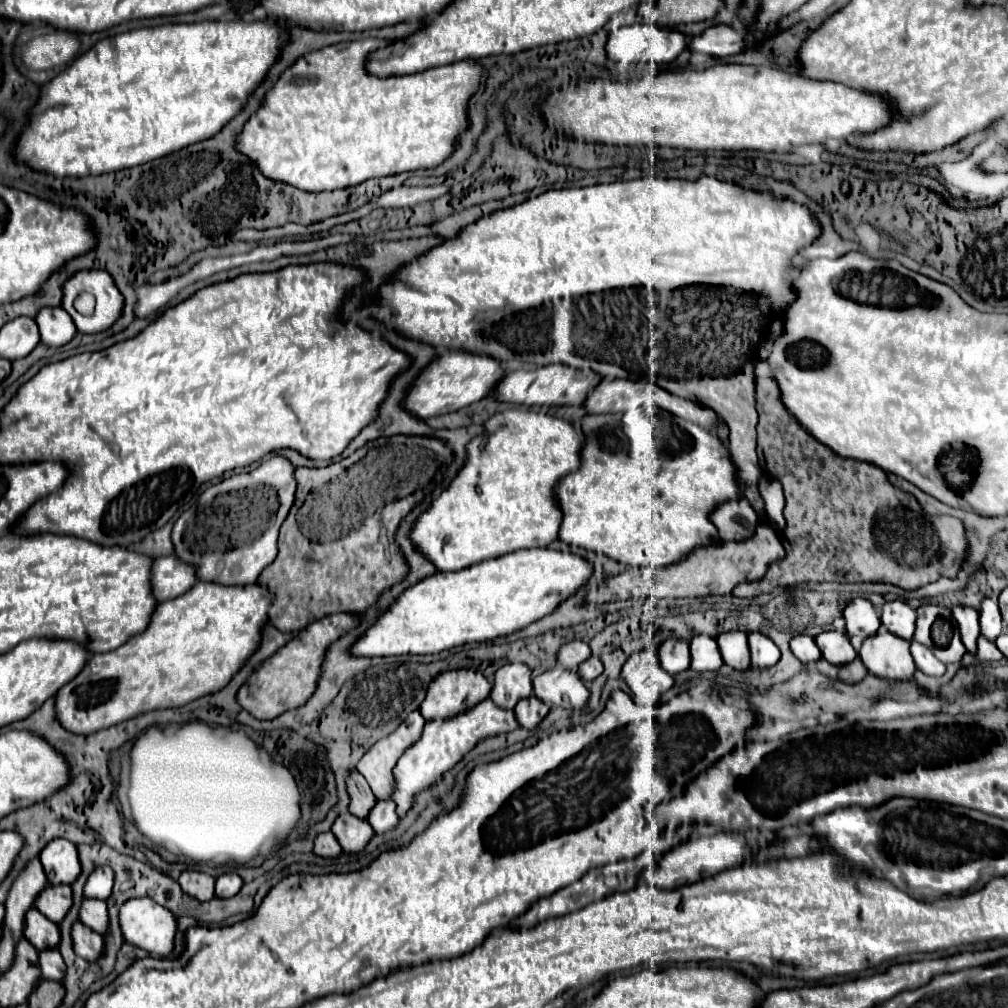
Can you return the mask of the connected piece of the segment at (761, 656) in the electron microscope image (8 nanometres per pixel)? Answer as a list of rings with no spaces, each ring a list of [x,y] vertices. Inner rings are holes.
[[[750,633],[750,655],[752,655],[752,667],[770,667],[776,665],[780,659],[780,649],[774,645],[774,641],[762,633]]]

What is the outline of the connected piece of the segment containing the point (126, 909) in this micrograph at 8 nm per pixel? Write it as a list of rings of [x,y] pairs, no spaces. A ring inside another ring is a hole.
[[[128,899],[120,907],[122,937],[156,957],[166,957],[174,947],[176,919],[152,899]]]

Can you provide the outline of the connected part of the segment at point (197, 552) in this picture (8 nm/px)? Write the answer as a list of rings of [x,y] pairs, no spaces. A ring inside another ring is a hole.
[[[272,457],[250,473],[208,487],[198,505],[184,511],[172,529],[174,555],[194,567],[198,581],[250,585],[276,559],[278,529],[294,503],[294,469],[284,457]],[[236,567],[236,571],[232,571]]]

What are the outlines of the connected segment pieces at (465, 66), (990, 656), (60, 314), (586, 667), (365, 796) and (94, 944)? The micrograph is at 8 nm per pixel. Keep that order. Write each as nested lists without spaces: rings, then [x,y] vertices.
[[[362,39],[362,41],[336,43],[336,45],[324,47],[320,51],[306,53],[292,67],[288,67],[278,77],[278,81],[272,85],[272,89],[264,95],[262,107],[244,123],[242,133],[236,139],[238,141],[236,149],[242,151],[242,155],[246,155],[260,169],[260,173],[266,179],[288,183],[288,185],[292,185],[296,189],[302,189],[302,191],[334,191],[334,189],[352,187],[352,185],[358,185],[358,183],[364,183],[364,181],[376,179],[376,177],[388,177],[388,175],[396,175],[396,173],[404,173],[404,171],[414,171],[414,169],[440,165],[454,151],[456,137],[458,137],[460,129],[466,127],[468,101],[470,101],[472,93],[480,89],[480,81],[484,77],[484,69],[476,61],[458,61],[458,63],[452,63],[452,65],[442,65],[442,67],[434,67],[434,69],[428,69],[424,73],[412,73],[412,75],[398,75],[398,77],[386,77],[386,79],[368,75],[366,69],[364,69],[366,55],[370,51],[376,51],[376,49],[384,47],[384,45],[388,45],[388,43],[390,41],[382,41],[382,39]]]
[[[980,635],[980,637],[978,637],[976,657],[978,657],[980,661],[1000,661],[1004,655],[998,651],[998,647],[996,647],[992,641],[988,641],[984,635]]]
[[[42,307],[34,321],[40,329],[40,343],[48,347],[62,347],[76,335],[74,321],[62,307]]]
[[[590,657],[588,661],[580,663],[580,667],[578,667],[580,677],[582,677],[584,681],[592,681],[592,679],[596,679],[596,677],[600,675],[600,671],[602,671],[602,669],[598,669],[598,667],[596,667],[598,663],[600,663],[600,659],[598,659],[598,657]]]
[[[350,771],[346,777],[346,789],[350,795],[350,805],[348,805],[350,813],[360,819],[366,819],[366,815],[370,813],[370,807],[374,807],[376,803],[376,797],[370,791],[366,779],[358,771]]]
[[[76,921],[72,925],[72,947],[74,947],[74,953],[80,955],[82,959],[96,961],[104,949],[104,939],[102,935],[90,931],[86,925]]]

